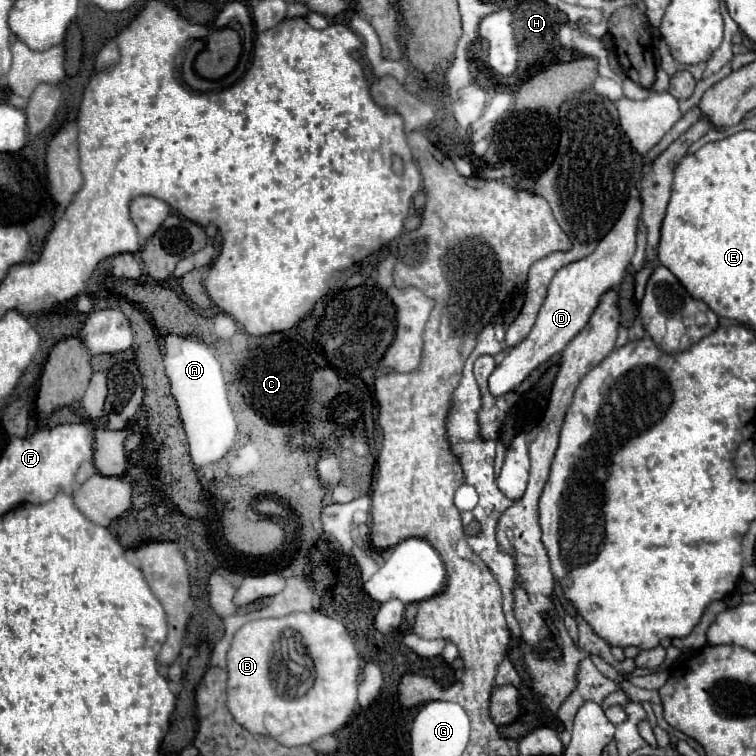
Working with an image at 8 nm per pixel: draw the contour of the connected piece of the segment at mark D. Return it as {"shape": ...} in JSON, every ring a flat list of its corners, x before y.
{"shape":[[629,198,621,218,611,228,611,232,597,244,595,252,577,262,563,266,555,274,555,278,549,284,547,298,539,310,533,330,521,344,513,346,509,350,505,360,489,376,489,390,493,396,503,396,503,394,515,390,539,364,549,360,553,354,559,354,585,328,585,324,587,324,589,316,593,314,595,306,599,304,601,296,609,288,615,288,621,284,625,268,635,252,635,232,637,232,639,214,641,214,641,200]]}

